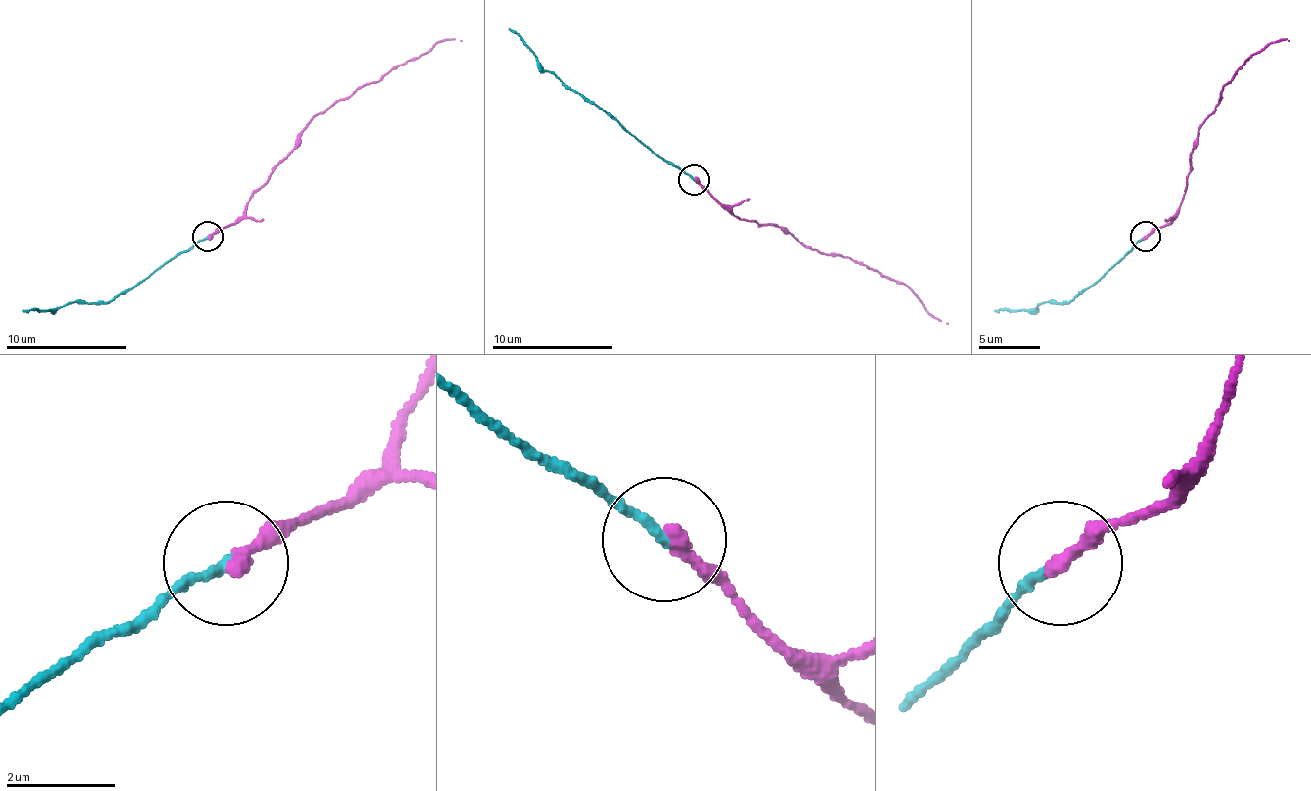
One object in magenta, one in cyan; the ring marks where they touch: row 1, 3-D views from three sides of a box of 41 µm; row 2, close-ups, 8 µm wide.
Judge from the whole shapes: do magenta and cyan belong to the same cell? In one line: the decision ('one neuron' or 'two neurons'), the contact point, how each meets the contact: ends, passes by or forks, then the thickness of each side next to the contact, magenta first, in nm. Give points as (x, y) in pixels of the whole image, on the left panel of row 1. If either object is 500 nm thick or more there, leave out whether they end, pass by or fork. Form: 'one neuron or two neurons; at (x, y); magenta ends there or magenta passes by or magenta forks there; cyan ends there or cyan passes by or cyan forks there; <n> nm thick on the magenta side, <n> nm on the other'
one neuron; at (207, 237); magenta ends there; cyan ends there; 280 nm thick on the magenta side, 180 nm on the other

